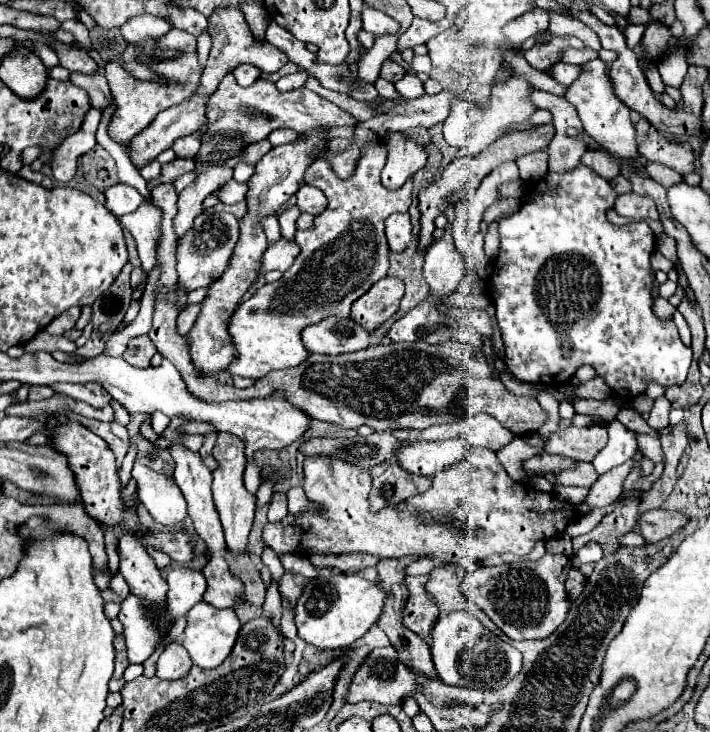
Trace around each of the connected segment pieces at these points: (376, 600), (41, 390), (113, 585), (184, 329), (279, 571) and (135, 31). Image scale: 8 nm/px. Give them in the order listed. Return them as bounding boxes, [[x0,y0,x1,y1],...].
[[295,573,385,649],[27,387,55,401],[109,573,129,599],[177,303,201,336],[263,549,285,583],[121,15,172,41]]

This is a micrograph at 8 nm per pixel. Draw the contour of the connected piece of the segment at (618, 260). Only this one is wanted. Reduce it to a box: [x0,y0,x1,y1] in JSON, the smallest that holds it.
[491,165,691,401]

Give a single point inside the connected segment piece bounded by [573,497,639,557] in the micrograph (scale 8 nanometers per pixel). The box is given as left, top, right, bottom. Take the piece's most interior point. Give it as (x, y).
(607, 533)

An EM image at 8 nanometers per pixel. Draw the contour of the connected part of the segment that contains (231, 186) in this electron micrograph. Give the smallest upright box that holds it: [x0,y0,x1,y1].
[219,179,249,205]

